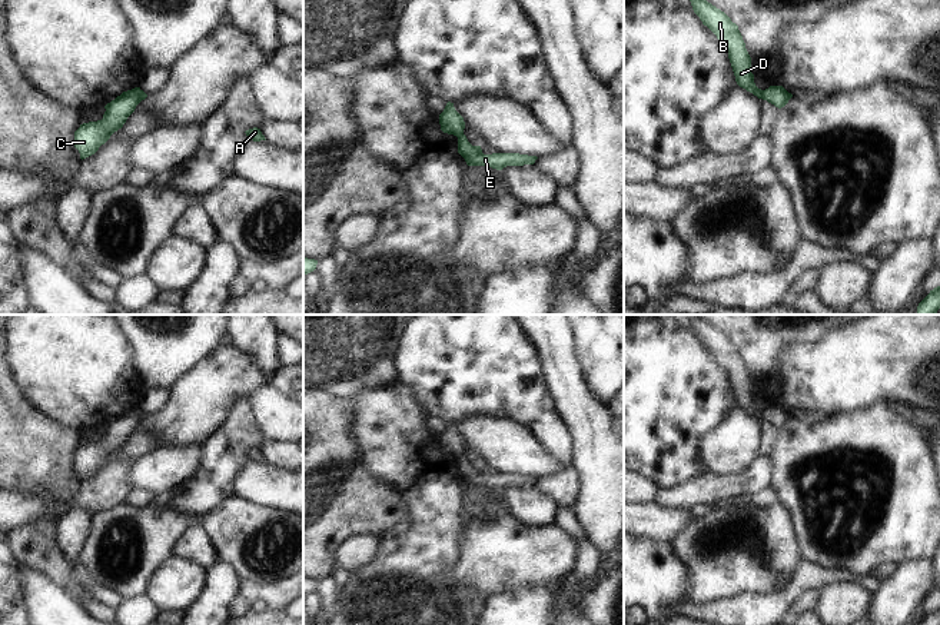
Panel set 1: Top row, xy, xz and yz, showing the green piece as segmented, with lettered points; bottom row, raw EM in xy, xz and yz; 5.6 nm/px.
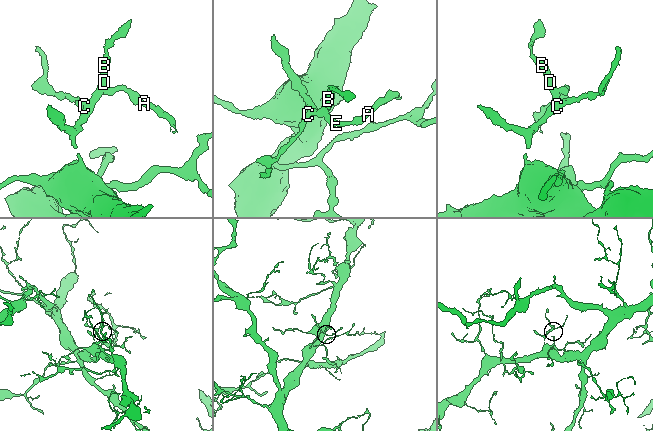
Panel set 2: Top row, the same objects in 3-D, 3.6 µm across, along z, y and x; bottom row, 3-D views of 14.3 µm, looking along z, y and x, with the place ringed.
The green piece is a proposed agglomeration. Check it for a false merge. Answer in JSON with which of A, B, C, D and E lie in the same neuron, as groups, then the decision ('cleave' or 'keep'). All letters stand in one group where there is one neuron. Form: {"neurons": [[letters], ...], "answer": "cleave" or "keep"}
{"neurons": [["A", "E"], ["B", "C", "D"]], "answer": "cleave"}

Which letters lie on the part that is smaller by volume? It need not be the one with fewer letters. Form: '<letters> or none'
A, E.

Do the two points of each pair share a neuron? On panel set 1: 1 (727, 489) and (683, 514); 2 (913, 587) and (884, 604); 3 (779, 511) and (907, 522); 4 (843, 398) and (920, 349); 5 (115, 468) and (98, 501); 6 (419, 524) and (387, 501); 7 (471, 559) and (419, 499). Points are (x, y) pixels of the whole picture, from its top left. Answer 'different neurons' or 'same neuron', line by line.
1: different neurons
2: same neuron
3: different neurons
4: same neuron
5: same neuron
6: different neurons
7: different neurons

